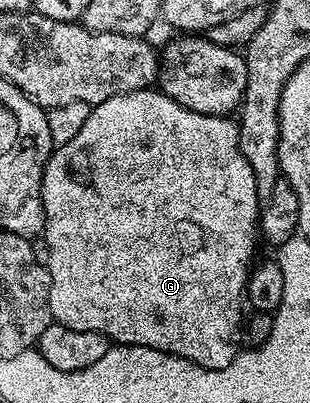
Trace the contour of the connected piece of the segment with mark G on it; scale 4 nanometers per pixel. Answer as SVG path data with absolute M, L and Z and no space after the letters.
M143 88L97 103L91 109L88 120L84 120L84 128L80 128L68 144L55 149L44 168L42 207L46 213L44 236L50 249L50 316L57 325L84 332L100 332L114 344L143 346L165 354L175 354L209 370L223 370L232 364L243 345L241 342L244 342L242 306L246 277L255 261L254 234L256 238L256 227L260 222L260 195L252 168L238 147L239 123L230 120L221 114L192 112L176 104L176 100L162 93L161 89Z

